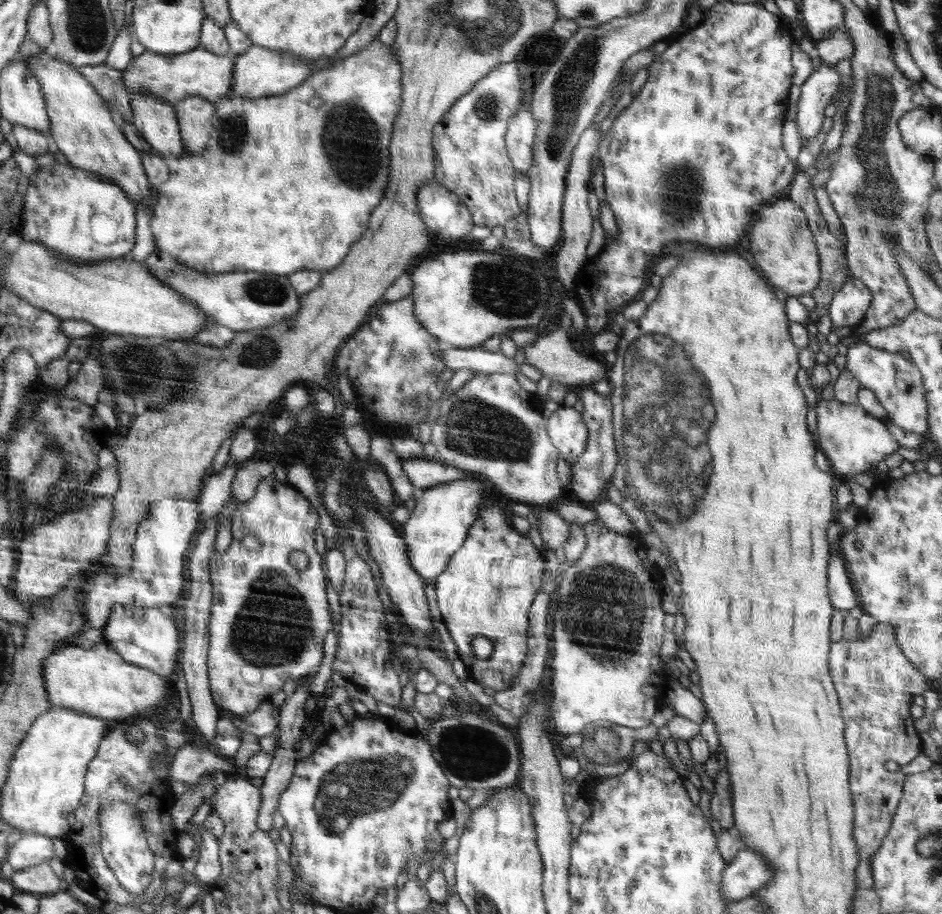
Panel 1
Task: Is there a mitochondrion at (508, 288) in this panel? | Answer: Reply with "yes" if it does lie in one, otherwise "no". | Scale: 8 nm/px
yes

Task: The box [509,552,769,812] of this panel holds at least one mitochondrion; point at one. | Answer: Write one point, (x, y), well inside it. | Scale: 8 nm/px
(603, 611)

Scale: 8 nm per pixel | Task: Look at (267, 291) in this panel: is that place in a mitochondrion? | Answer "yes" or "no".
yes

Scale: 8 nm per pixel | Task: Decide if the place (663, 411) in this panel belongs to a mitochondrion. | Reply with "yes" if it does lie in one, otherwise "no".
yes

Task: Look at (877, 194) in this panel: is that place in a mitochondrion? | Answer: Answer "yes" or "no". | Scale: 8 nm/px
yes

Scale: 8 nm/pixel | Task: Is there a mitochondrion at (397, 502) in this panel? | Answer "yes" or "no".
no

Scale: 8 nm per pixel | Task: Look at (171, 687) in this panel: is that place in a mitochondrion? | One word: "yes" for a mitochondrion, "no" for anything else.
no

